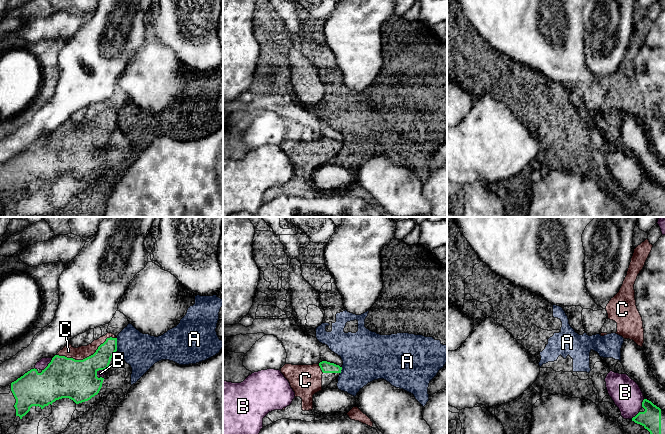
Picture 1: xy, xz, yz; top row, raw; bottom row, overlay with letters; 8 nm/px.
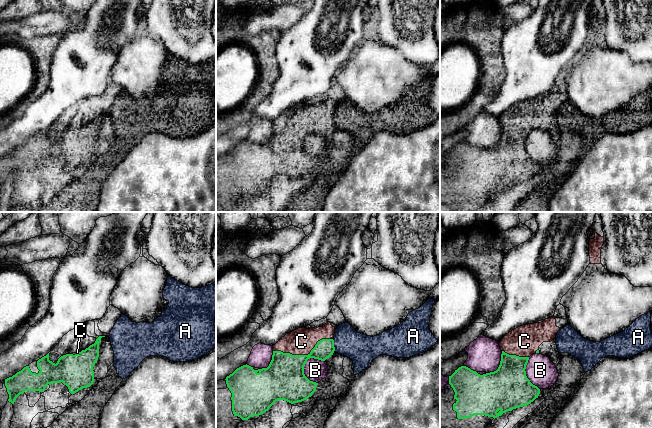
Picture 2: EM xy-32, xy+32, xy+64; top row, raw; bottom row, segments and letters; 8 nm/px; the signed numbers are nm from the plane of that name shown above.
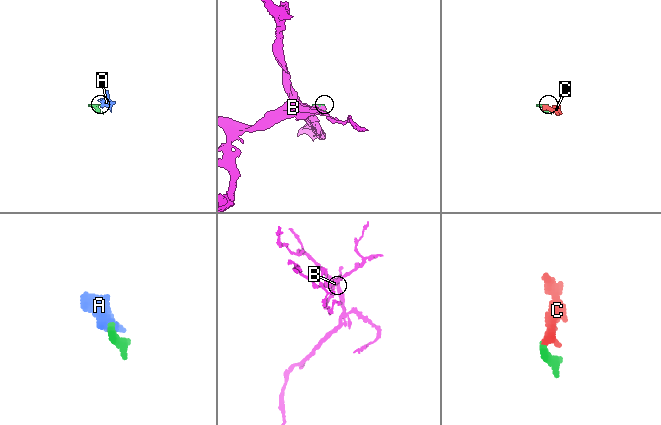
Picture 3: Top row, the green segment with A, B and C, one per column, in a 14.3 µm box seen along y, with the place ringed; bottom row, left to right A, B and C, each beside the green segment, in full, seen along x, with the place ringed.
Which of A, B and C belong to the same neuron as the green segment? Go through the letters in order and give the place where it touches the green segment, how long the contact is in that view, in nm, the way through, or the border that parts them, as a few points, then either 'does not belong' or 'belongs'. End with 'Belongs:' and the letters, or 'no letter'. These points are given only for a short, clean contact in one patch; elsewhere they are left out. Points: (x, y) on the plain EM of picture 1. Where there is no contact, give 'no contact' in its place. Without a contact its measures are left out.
A: meets green in xy at (116, 120); contact 100 nm long; border along xy (116, 114), (117, 126); does not belong
B: meets green in xy at (48, 140); contact 130 nm long; does not belong
C: meets green in xy at (87, 133); contact 500 nm long; belongs
Belongs: C

